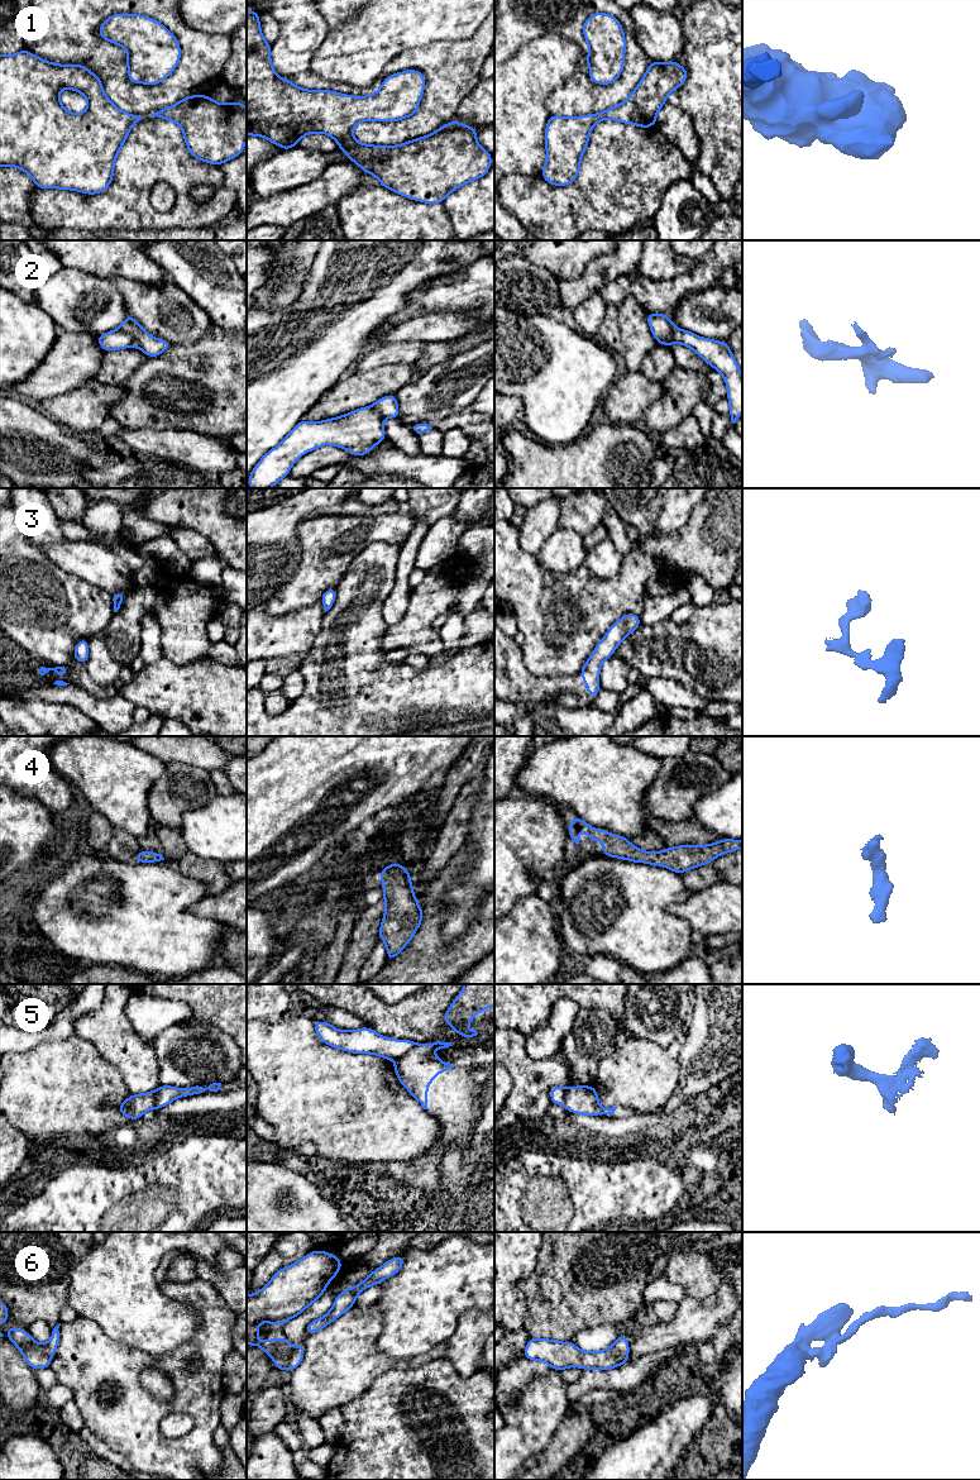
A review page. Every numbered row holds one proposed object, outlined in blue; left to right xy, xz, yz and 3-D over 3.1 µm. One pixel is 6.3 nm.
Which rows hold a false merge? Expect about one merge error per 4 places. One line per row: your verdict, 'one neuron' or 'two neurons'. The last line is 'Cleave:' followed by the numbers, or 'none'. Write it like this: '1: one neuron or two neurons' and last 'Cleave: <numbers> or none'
1: one neuron
2: two neurons
3: one neuron
4: one neuron
5: two neurons
6: one neuron
Cleave: 2, 5

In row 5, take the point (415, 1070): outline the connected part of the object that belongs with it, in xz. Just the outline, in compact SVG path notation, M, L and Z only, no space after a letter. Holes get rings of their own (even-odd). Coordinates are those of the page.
M434 1040L430 1045L416 1044L406 1055L396 1060L395 1071L398 1082L416 1098L424 1109L427 1109L427 1087L435 1079L435 1074L454 1068L450 1063L443 1063L427 1049L435 1050L453 1046L451 1042Z

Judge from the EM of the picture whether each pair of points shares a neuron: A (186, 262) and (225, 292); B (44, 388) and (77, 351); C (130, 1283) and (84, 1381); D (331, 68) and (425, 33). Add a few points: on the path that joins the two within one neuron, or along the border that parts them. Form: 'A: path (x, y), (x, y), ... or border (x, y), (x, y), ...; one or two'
A: path (196, 265), (215, 283); one
B: path (52, 380), (72, 359); one
C: border (80, 1317), (92, 1319), (111, 1338), (132, 1347); two
D: path (354, 48), (369, 33), (402, 33); one

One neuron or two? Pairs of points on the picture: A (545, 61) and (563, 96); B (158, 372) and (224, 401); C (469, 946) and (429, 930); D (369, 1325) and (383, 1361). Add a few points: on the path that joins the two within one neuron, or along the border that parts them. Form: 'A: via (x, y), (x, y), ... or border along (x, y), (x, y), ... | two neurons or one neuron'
A: border along (577, 63), (546, 98), (549, 114) | two neurons
B: via (175, 386), (208, 386) | one neuron
C: via (458, 954), (447, 954), (434, 941) | one neuron
D: via (369, 1333), (369, 1349), (374, 1354) | one neuron

